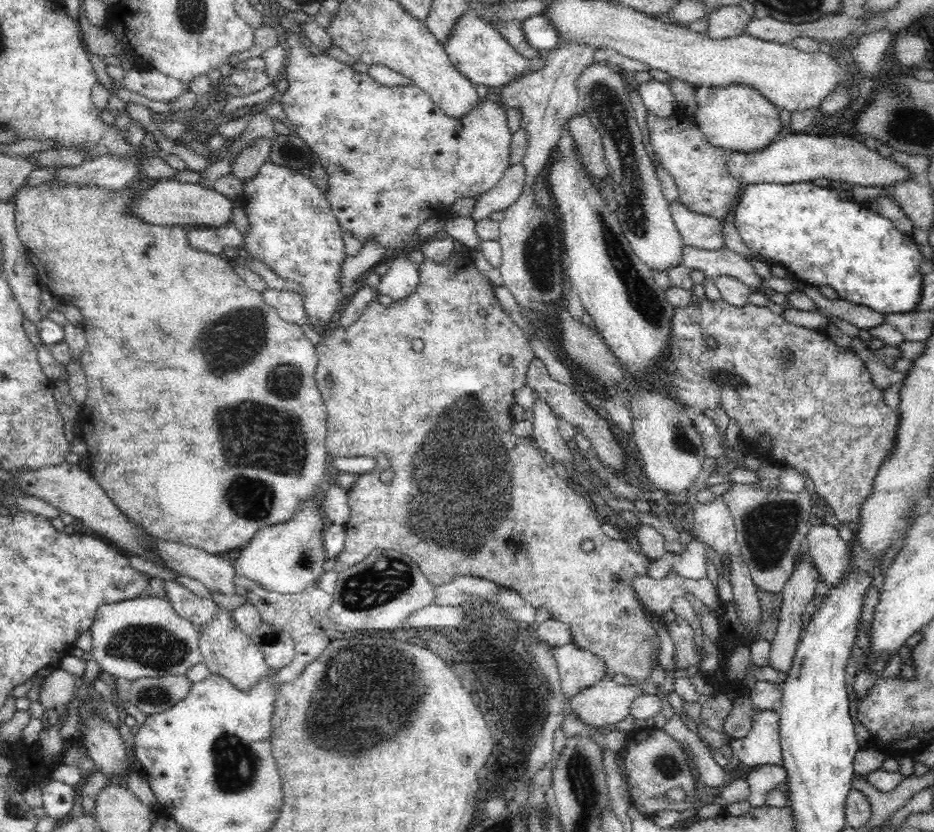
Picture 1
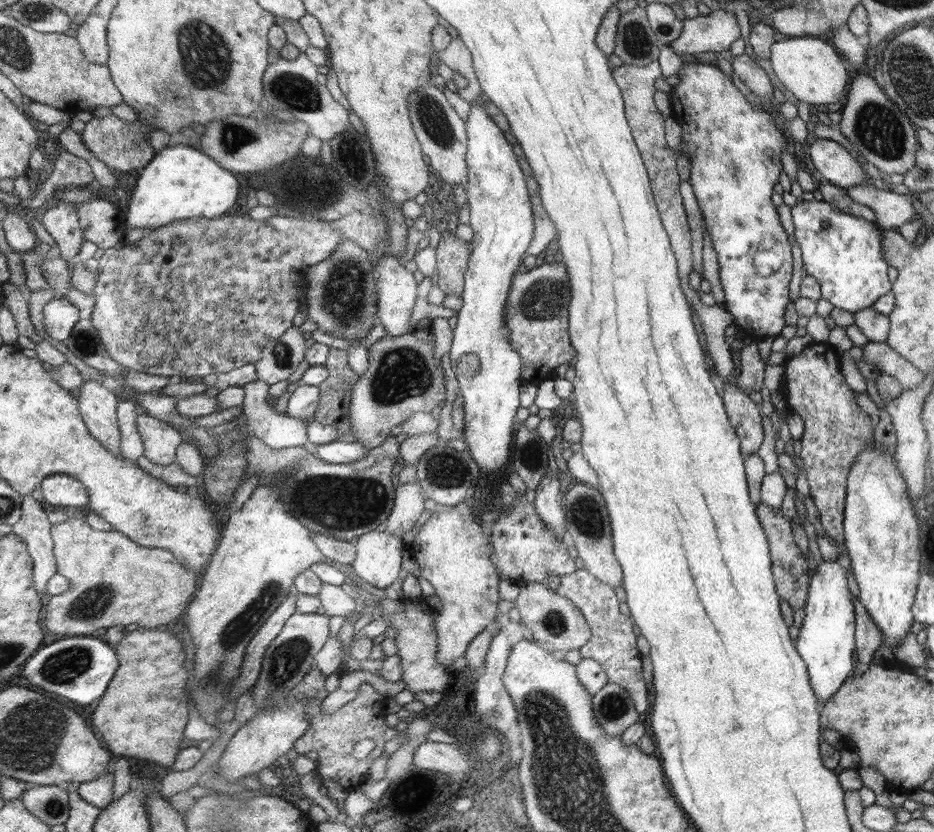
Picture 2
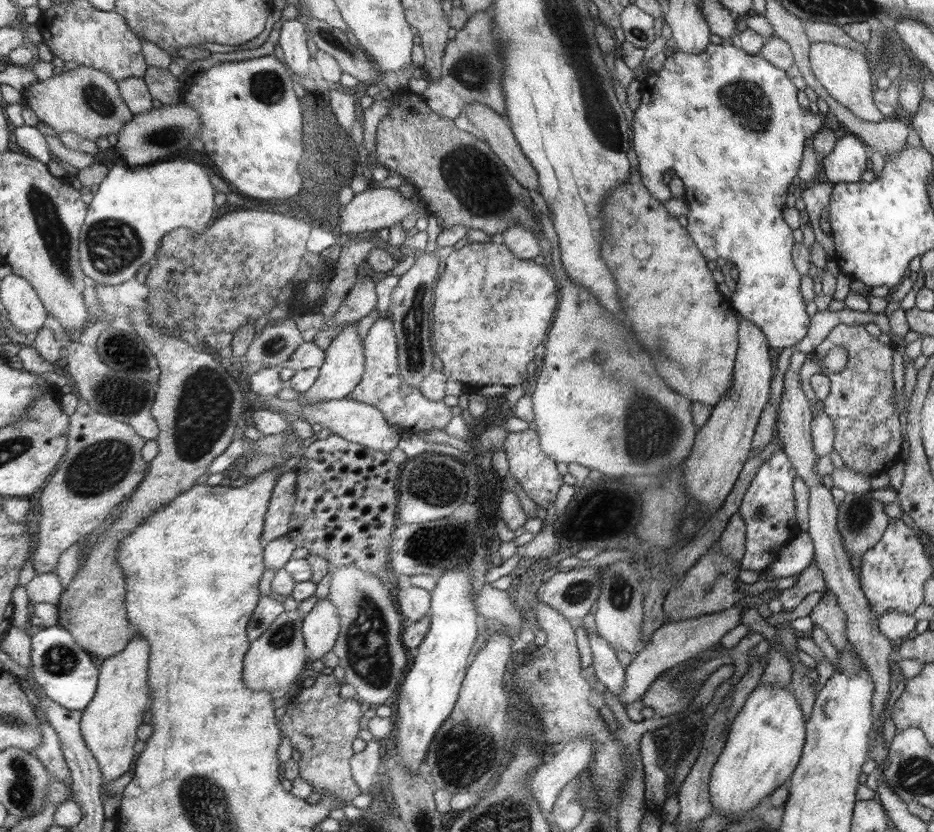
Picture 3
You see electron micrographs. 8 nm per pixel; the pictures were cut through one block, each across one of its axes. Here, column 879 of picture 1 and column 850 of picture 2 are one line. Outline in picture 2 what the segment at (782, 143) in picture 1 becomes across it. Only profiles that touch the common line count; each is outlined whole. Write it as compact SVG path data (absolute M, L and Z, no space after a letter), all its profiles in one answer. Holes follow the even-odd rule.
M811 139L810 160L814 168L834 186L847 189L870 180L852 154L831 139Z

